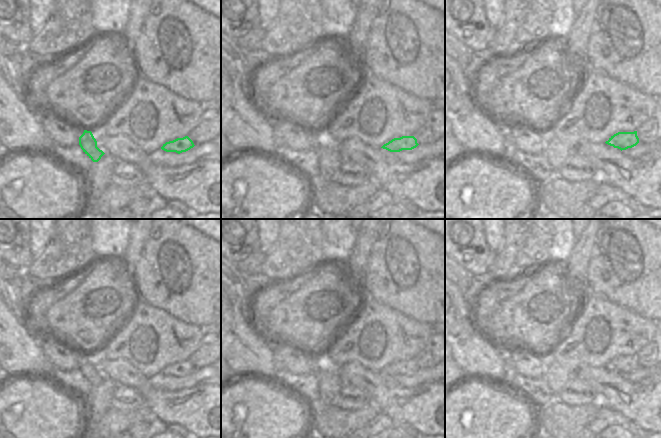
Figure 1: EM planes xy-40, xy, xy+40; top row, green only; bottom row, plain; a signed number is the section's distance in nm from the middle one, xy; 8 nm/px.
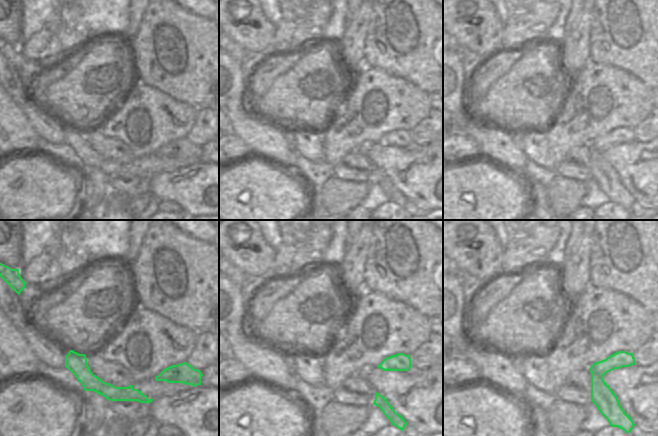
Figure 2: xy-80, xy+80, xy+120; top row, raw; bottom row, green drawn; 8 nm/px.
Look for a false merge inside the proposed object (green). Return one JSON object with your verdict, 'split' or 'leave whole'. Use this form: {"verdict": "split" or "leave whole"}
{"verdict": "split"}

